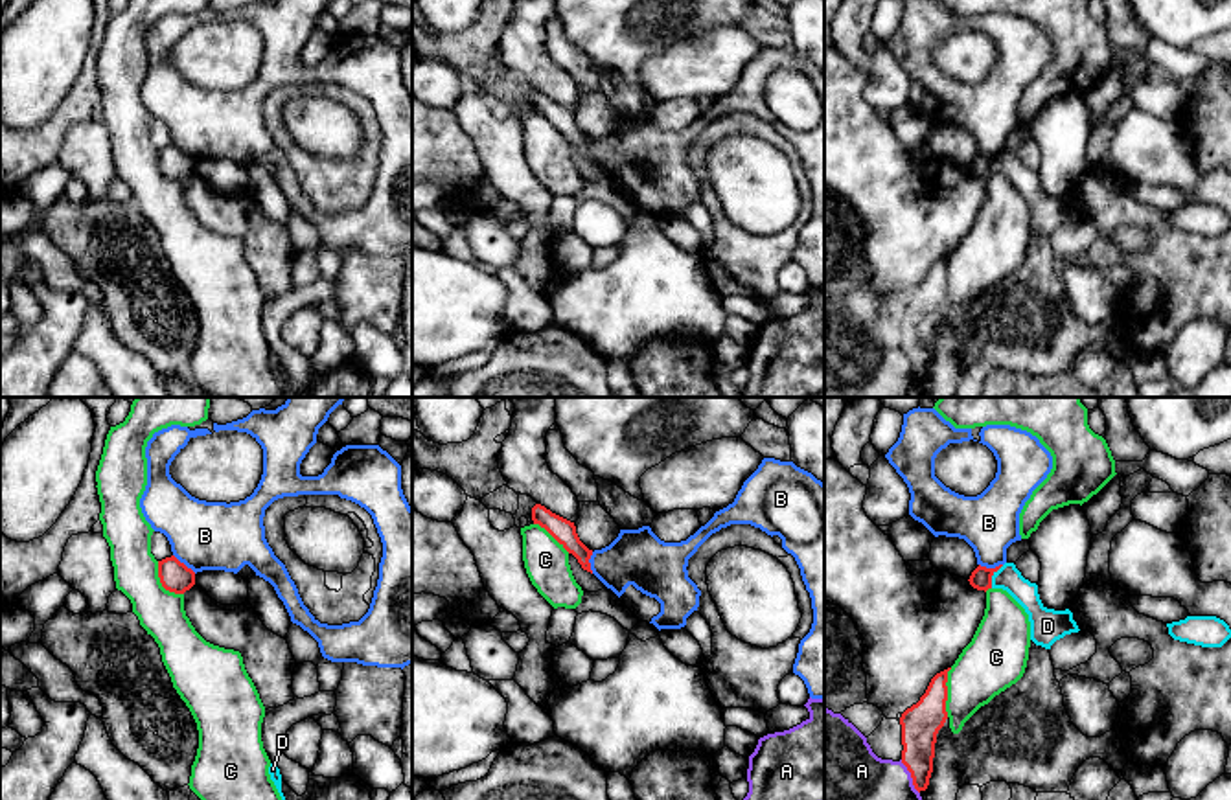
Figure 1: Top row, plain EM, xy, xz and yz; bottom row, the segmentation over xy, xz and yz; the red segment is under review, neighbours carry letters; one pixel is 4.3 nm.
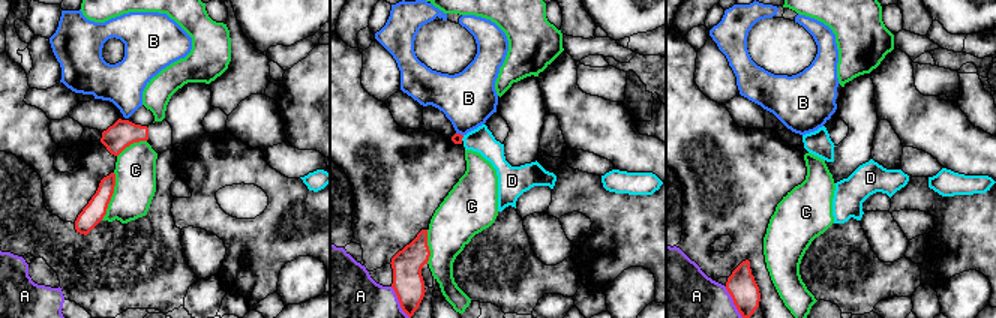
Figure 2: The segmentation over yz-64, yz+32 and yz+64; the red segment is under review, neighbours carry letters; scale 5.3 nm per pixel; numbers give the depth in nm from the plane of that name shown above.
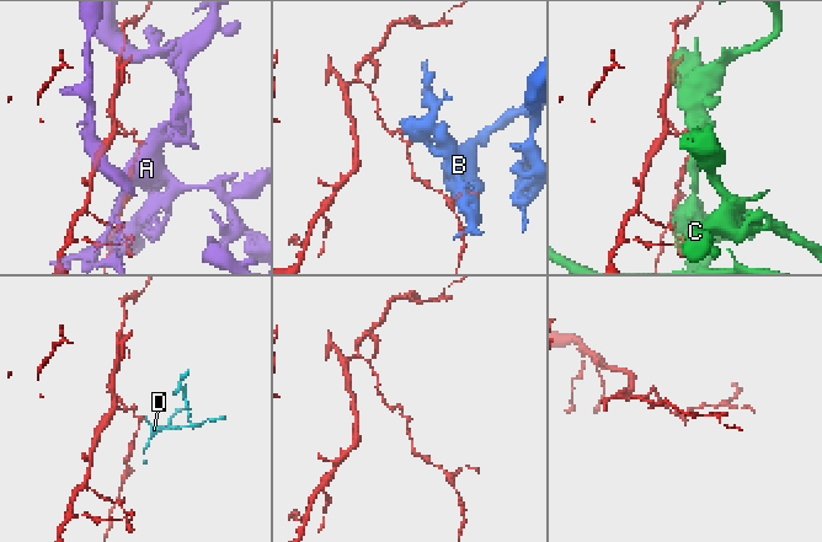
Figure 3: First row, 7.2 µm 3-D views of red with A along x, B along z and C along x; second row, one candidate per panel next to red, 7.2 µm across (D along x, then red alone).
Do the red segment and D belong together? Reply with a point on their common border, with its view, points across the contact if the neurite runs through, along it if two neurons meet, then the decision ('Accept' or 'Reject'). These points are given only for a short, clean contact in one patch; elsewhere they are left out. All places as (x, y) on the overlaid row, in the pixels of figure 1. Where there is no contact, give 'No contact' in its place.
Touches red at yz (992, 574). Boundary: yz (1003, 565), (992, 576), (990, 587). Reject

